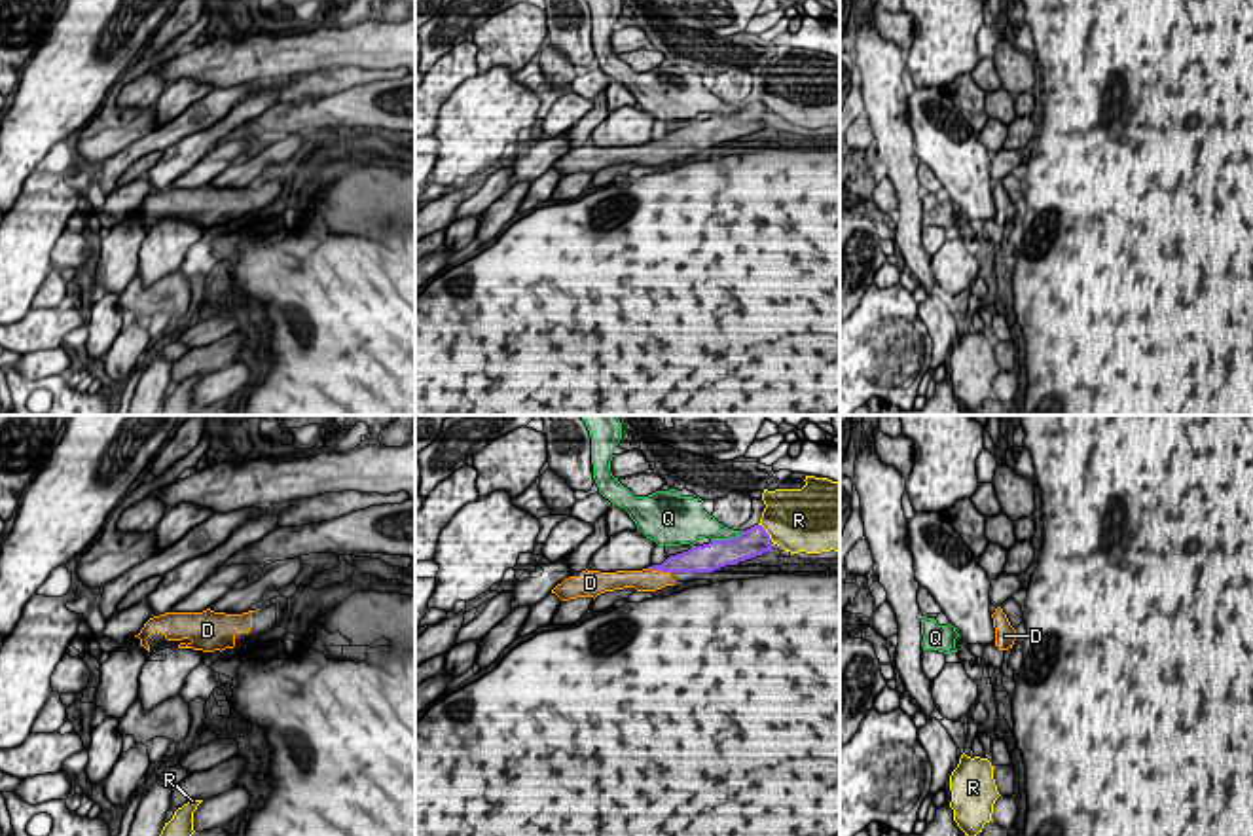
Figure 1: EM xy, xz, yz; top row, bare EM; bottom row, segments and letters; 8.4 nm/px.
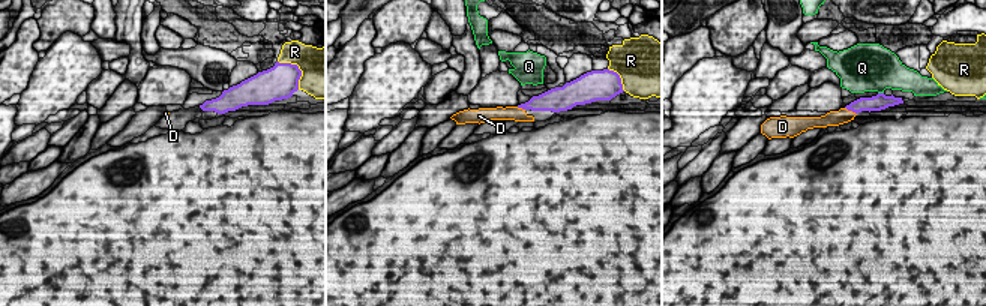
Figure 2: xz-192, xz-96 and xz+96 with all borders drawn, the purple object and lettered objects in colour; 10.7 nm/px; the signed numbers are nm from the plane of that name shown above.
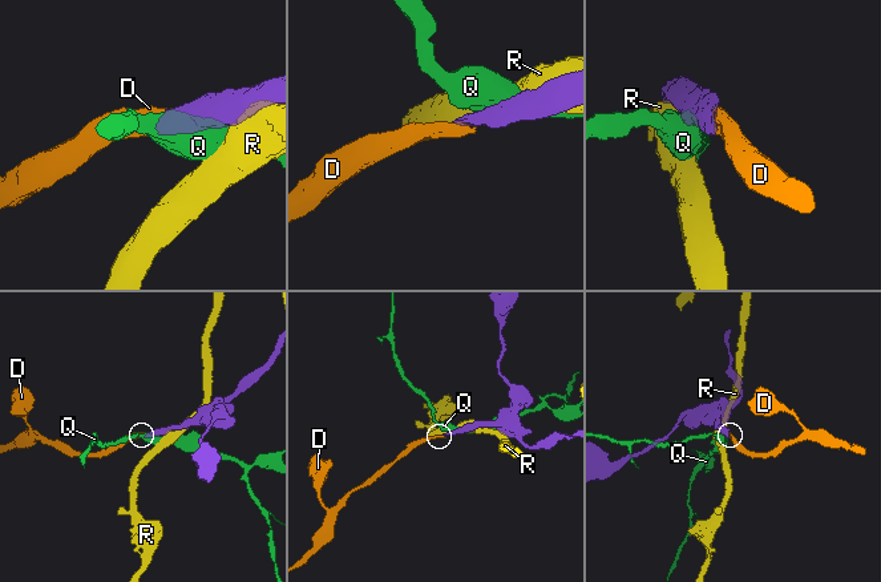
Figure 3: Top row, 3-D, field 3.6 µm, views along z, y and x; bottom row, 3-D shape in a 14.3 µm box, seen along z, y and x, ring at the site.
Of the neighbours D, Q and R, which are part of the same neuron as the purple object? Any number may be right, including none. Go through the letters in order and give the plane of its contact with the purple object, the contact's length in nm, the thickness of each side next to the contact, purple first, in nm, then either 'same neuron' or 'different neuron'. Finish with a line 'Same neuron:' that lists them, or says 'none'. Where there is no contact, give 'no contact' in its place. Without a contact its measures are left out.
D: xz | 200 nm | 190/190 nm | same neuron
Q: xz | 280 nm | 240/200 nm | different neuron
R: xz | 200 nm | 240/480 nm | different neuron
Same neuron: D

